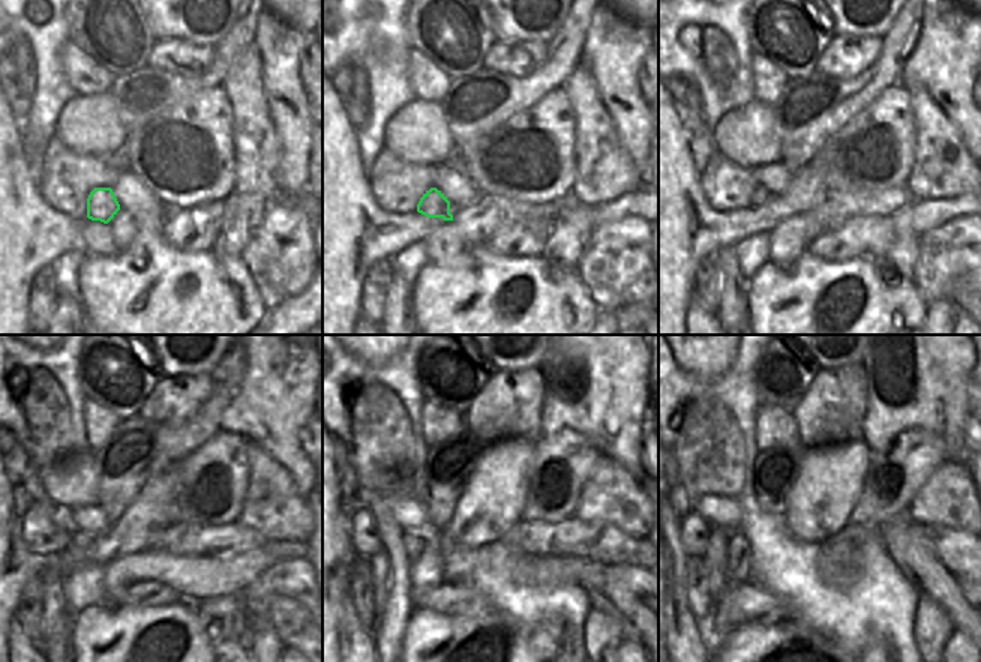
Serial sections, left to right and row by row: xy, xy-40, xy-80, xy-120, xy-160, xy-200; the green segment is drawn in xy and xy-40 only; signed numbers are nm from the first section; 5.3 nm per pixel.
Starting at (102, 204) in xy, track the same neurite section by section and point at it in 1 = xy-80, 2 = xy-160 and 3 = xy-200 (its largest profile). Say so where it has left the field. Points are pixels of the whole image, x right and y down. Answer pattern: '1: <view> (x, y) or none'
1: xy-80 (759, 195)
2: xy-160 (399, 545)
3: xy-200 (722, 512)

